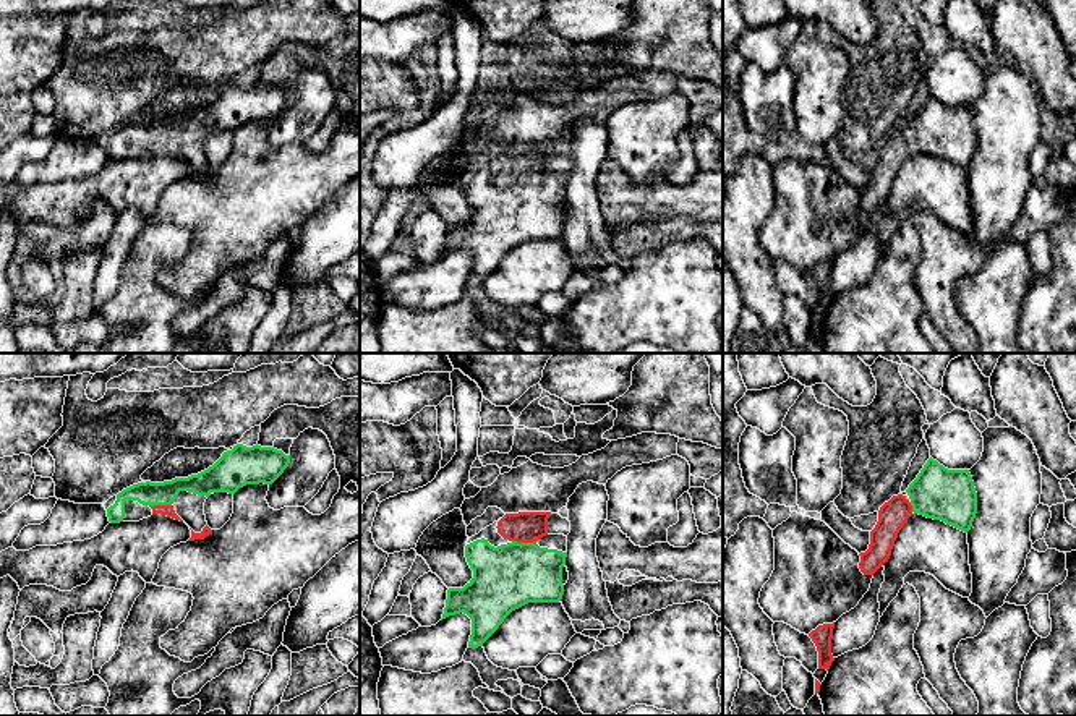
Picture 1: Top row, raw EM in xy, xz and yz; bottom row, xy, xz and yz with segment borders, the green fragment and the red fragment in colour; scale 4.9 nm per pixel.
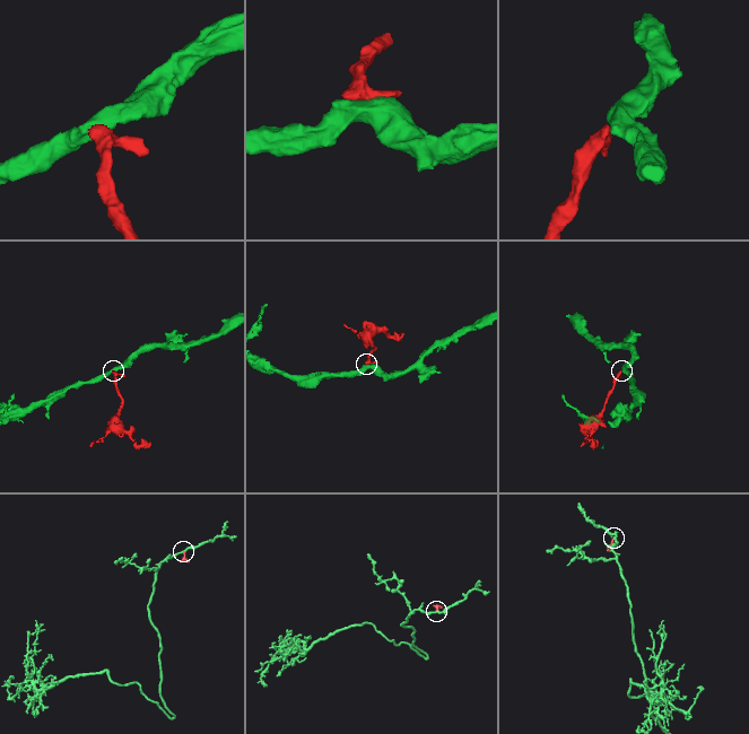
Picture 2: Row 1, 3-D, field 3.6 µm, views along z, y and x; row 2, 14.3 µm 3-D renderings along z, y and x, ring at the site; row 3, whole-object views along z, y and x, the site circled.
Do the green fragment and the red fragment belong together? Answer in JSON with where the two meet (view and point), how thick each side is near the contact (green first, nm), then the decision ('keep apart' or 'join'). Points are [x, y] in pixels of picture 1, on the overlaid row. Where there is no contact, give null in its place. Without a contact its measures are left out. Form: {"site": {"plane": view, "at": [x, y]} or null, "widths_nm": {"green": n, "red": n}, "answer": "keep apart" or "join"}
{"site": {"plane": "xz", "at": [524, 543]}, "widths_nm": {"green": 320, "red": 160}, "answer": "join"}

